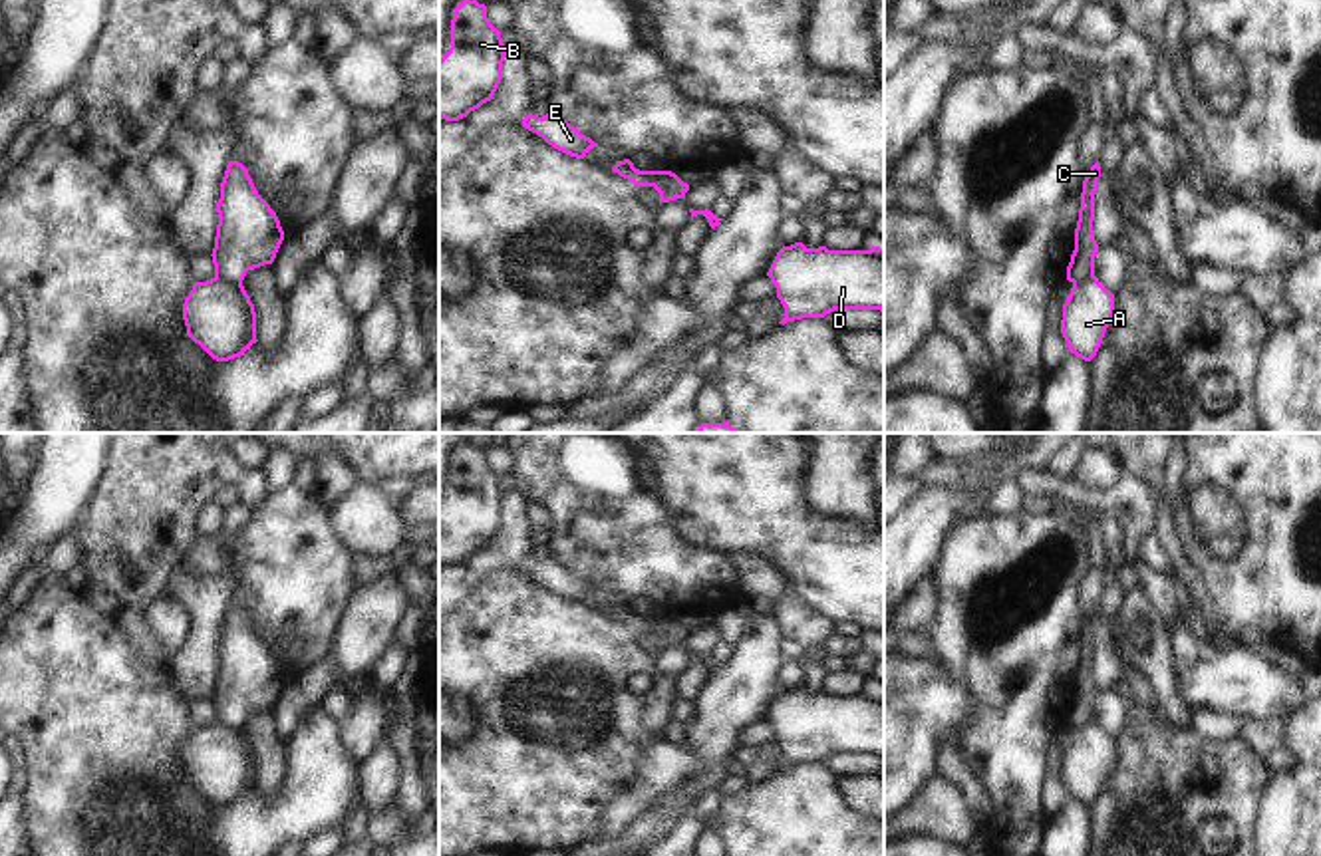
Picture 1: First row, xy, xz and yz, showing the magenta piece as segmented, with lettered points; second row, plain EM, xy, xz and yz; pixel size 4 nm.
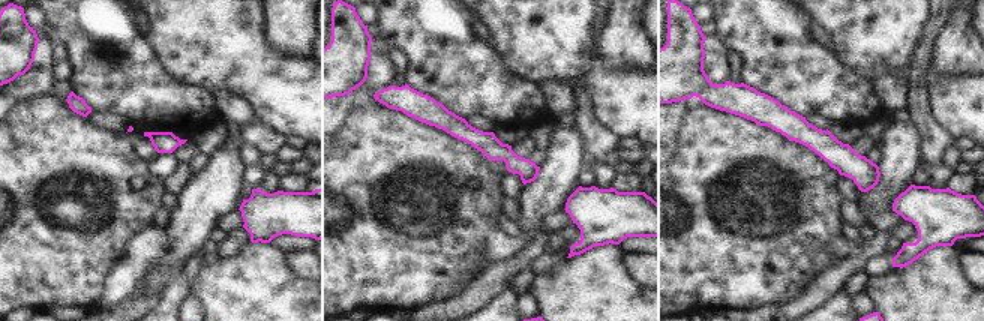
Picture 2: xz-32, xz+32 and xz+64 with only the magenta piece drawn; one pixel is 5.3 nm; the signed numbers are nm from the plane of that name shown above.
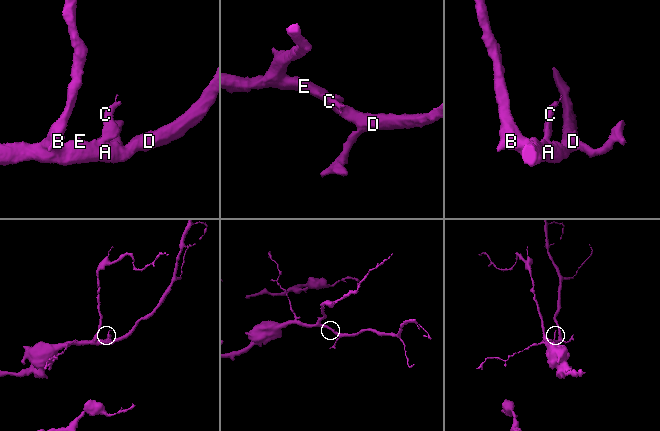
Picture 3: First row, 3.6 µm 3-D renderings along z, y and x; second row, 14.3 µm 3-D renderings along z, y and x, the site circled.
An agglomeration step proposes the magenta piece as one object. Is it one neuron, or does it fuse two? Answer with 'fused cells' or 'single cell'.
fused cells

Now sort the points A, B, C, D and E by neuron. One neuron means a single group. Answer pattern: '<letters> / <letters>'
A B D E / C

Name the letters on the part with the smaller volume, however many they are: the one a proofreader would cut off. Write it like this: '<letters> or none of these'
C

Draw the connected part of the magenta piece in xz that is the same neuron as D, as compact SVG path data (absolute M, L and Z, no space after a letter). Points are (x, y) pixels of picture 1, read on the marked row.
M783 246L767 276L785 308L779 324L824 318L834 310L884 312L884 248L828 250Z

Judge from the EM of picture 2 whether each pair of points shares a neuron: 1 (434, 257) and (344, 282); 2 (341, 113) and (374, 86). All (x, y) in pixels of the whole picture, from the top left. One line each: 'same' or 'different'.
1: same
2: same

